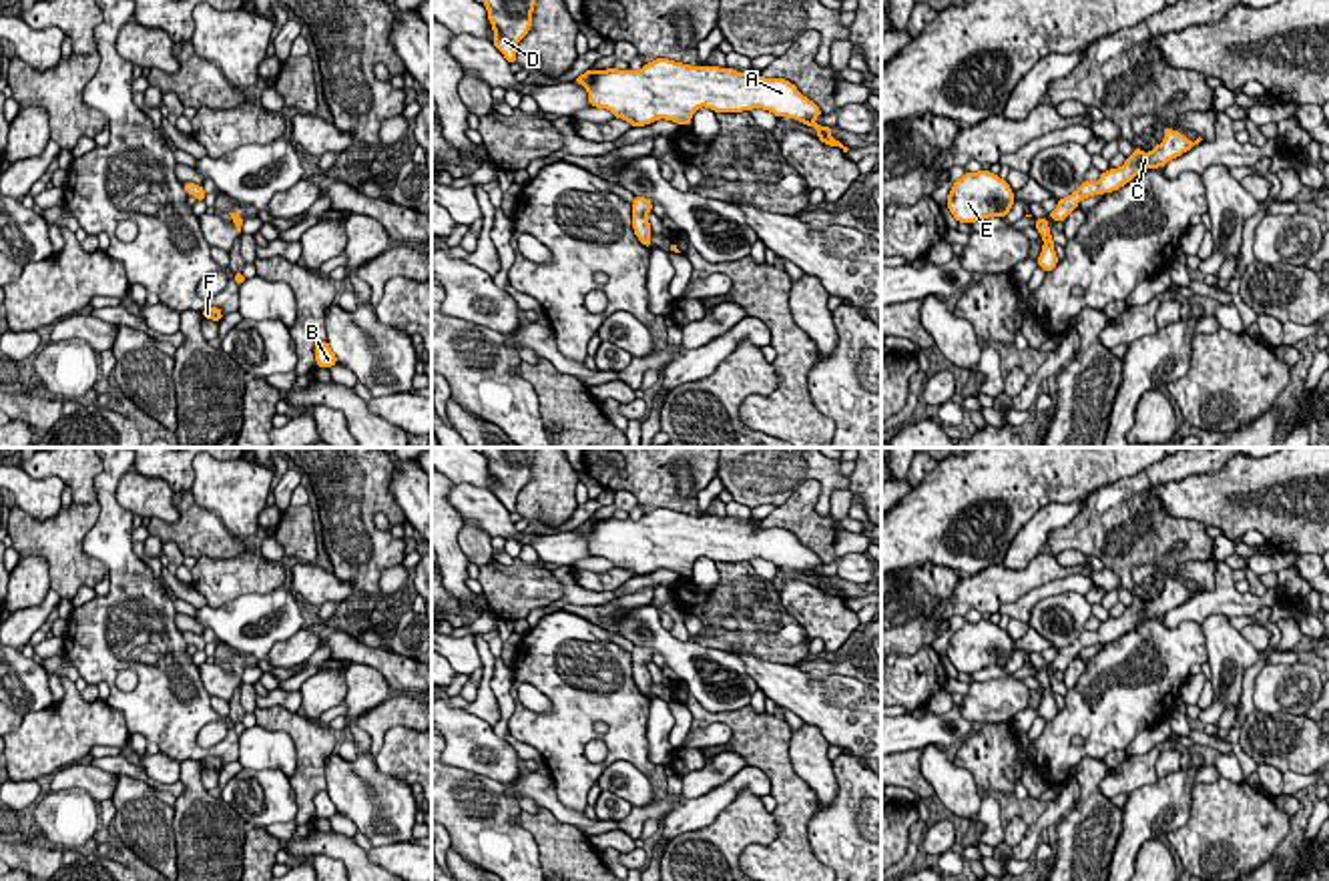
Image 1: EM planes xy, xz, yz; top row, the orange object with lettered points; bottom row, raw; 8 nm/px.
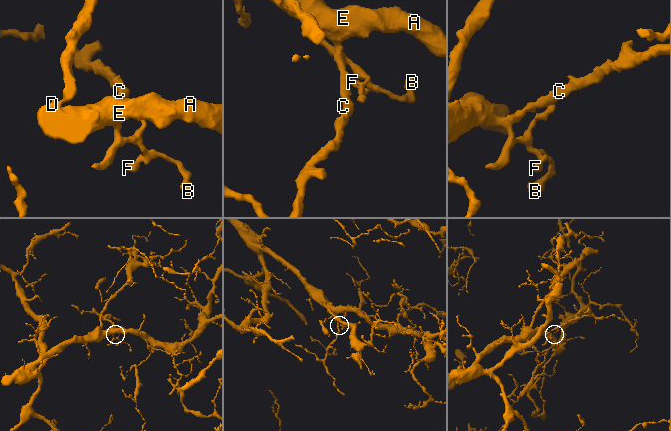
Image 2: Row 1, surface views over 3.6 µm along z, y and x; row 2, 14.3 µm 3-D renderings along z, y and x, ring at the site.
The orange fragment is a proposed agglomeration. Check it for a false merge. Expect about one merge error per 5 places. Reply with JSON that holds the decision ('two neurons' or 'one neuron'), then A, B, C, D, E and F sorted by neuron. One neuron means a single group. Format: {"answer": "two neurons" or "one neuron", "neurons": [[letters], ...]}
{"answer": "one neuron", "neurons": [["A", "B", "C", "D", "E", "F"]]}

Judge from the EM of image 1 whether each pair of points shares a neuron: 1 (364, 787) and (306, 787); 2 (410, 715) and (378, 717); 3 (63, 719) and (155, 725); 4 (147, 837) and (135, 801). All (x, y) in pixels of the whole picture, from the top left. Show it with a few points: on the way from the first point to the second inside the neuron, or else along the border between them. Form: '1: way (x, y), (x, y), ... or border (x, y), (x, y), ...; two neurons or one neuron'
1: border (332, 751), (326, 761), (326, 789); two neurons
2: way (402, 715), (386, 717); one neuron
3: border (105, 701), (123, 715), (129, 733); two neurons
4: way (147, 829), (137, 809); one neuron

